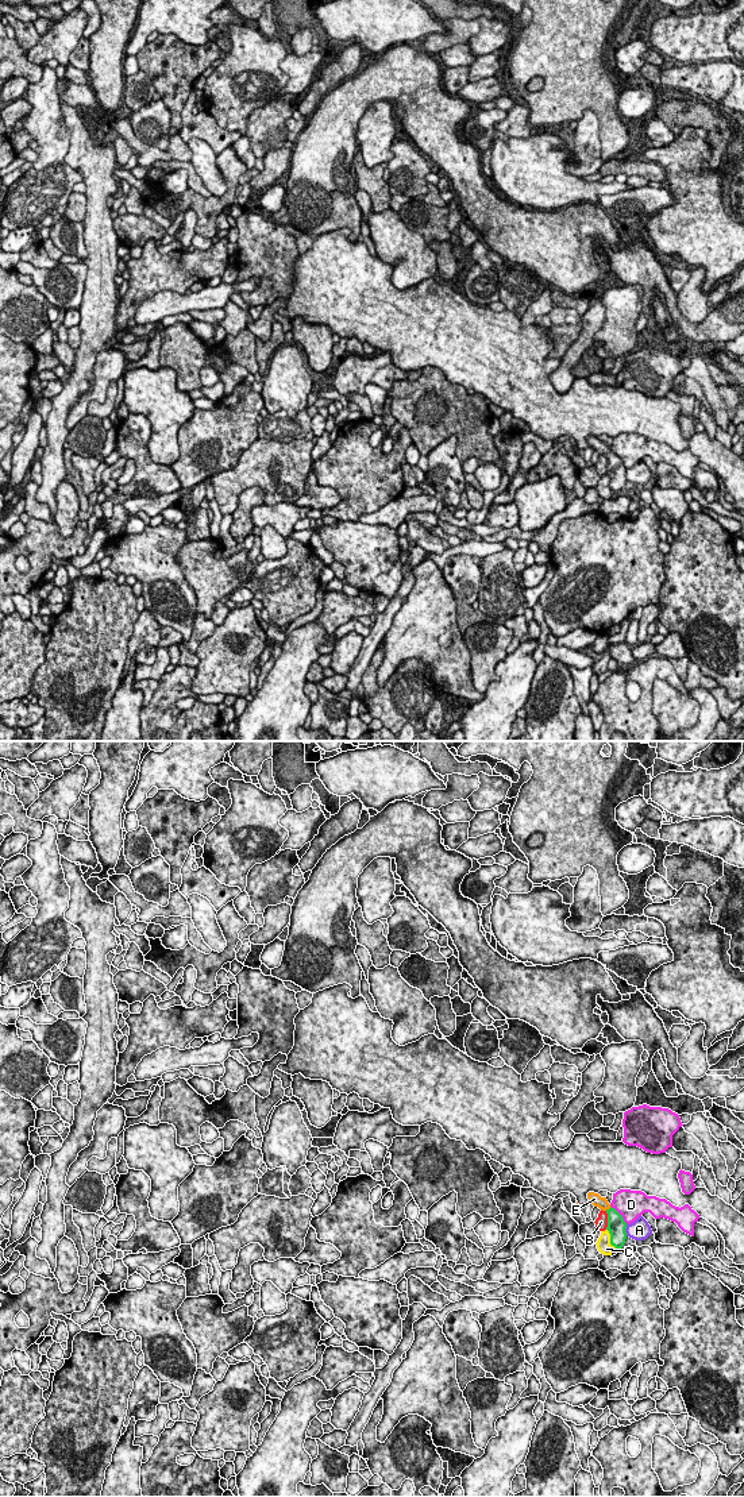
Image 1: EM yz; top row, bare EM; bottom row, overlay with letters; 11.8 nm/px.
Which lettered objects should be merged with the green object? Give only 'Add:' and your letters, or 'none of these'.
Add: E

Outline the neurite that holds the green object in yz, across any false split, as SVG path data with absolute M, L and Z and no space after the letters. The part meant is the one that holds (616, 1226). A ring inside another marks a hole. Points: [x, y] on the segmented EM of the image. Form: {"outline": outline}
{"outline": "M589 1192L587 1199L590 1204L598 1207L608 1214L606 1230L610 1234L610 1245L616 1249L621 1249L627 1239L627 1223L624 1222L622 1216L614 1208L610 1207L606 1197L601 1197L598 1193Z"}

